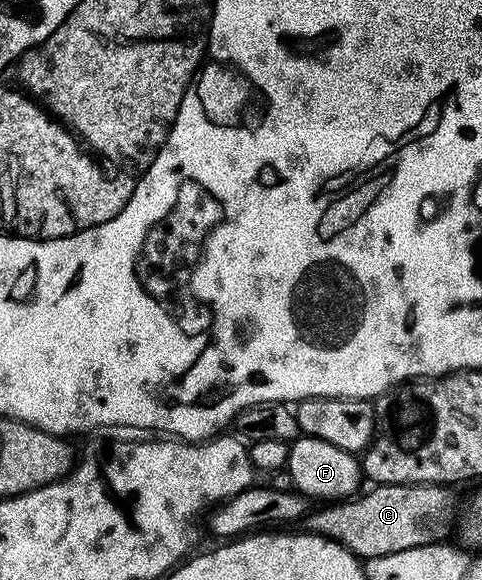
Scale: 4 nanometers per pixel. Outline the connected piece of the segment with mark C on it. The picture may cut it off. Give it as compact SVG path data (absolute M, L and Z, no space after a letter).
M376 484L370 490L372 492L364 496L359 494L342 502L329 502L316 512L315 509L308 511L305 517L306 531L345 546L351 555L358 556L363 562L442 541L450 528L452 531L457 518L457 506L455 508L455 496L451 493L454 491L450 487L442 484Z

